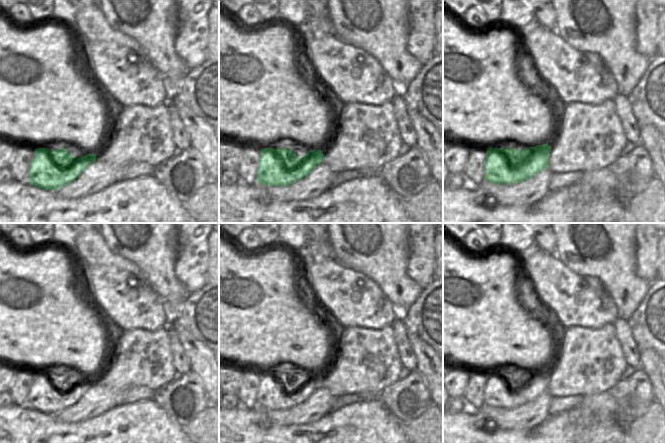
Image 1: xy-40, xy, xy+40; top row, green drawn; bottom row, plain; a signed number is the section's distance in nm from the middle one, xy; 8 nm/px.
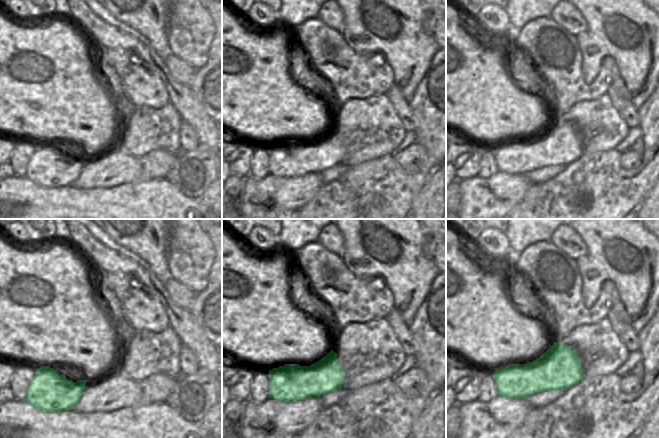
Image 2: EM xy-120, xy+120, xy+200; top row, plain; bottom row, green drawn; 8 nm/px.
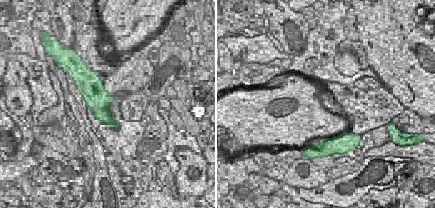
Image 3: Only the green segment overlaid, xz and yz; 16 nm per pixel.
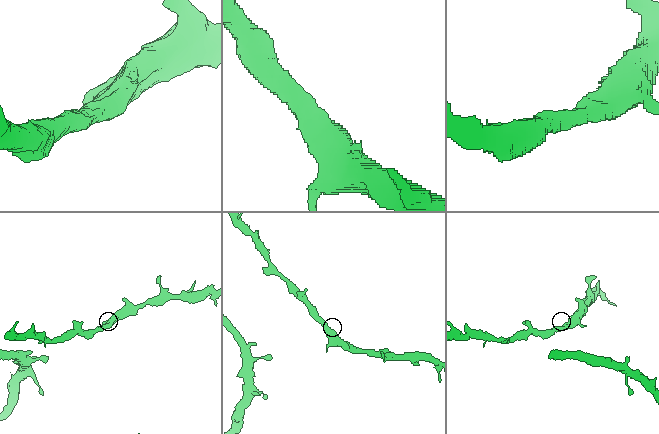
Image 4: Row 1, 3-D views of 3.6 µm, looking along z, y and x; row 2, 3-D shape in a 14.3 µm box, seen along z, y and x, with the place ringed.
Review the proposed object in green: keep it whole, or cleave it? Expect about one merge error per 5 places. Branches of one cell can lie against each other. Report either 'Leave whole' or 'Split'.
Leave whole.

